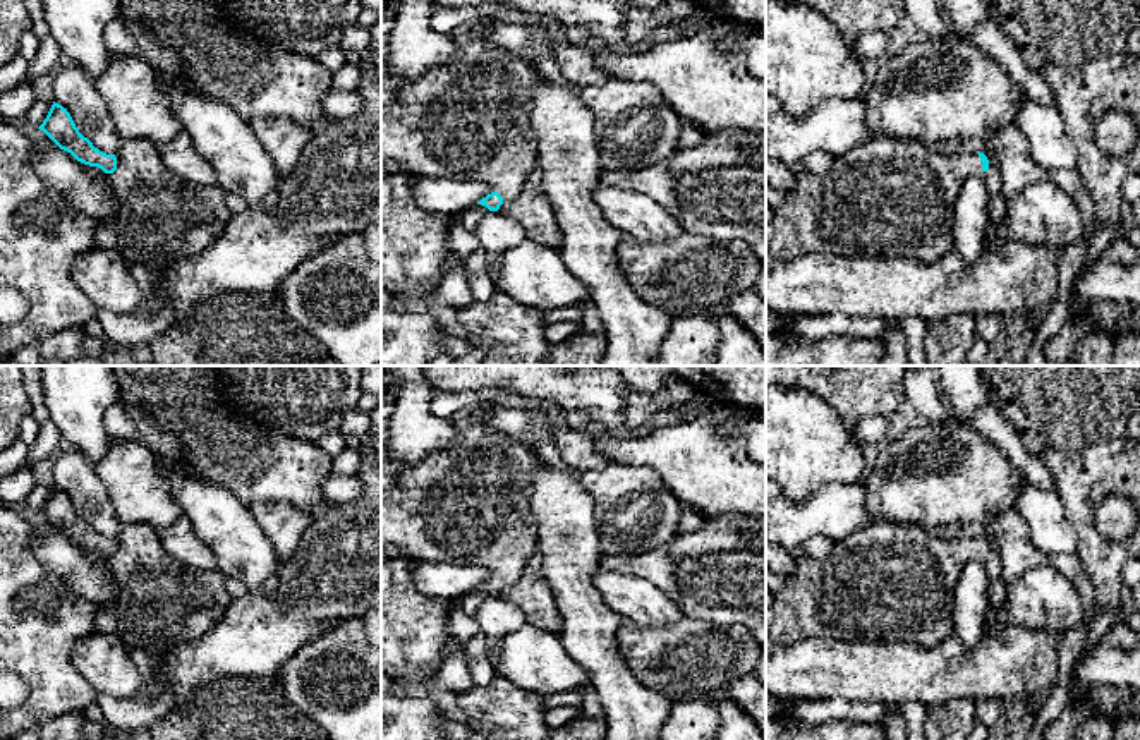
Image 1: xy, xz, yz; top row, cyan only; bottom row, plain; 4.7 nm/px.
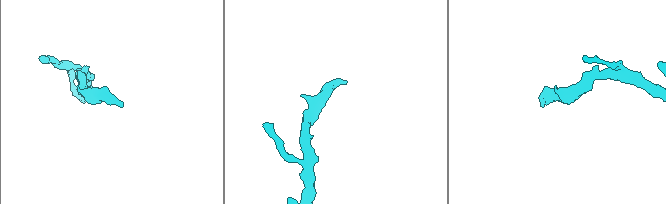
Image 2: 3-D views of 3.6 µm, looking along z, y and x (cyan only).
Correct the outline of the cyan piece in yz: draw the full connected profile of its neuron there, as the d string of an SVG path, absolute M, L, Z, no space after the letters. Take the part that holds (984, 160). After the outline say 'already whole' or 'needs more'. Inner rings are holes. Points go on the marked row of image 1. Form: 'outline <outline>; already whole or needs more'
outline M869 139L833 158L833 165L826 173L817 175L803 170L797 175L795 185L785 194L783 203L766 225L766 247L779 261L805 252L828 251L846 258L903 258L925 264L936 263L953 251L953 209L961 187L968 177L984 177L987 170L987 156L973 146L953 155L941 155L917 139Z; needs more

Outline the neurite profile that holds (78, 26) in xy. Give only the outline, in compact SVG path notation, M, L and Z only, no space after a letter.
M43 0L50 34L60 52L94 82L106 69L105 27L118 17L117 0Z

